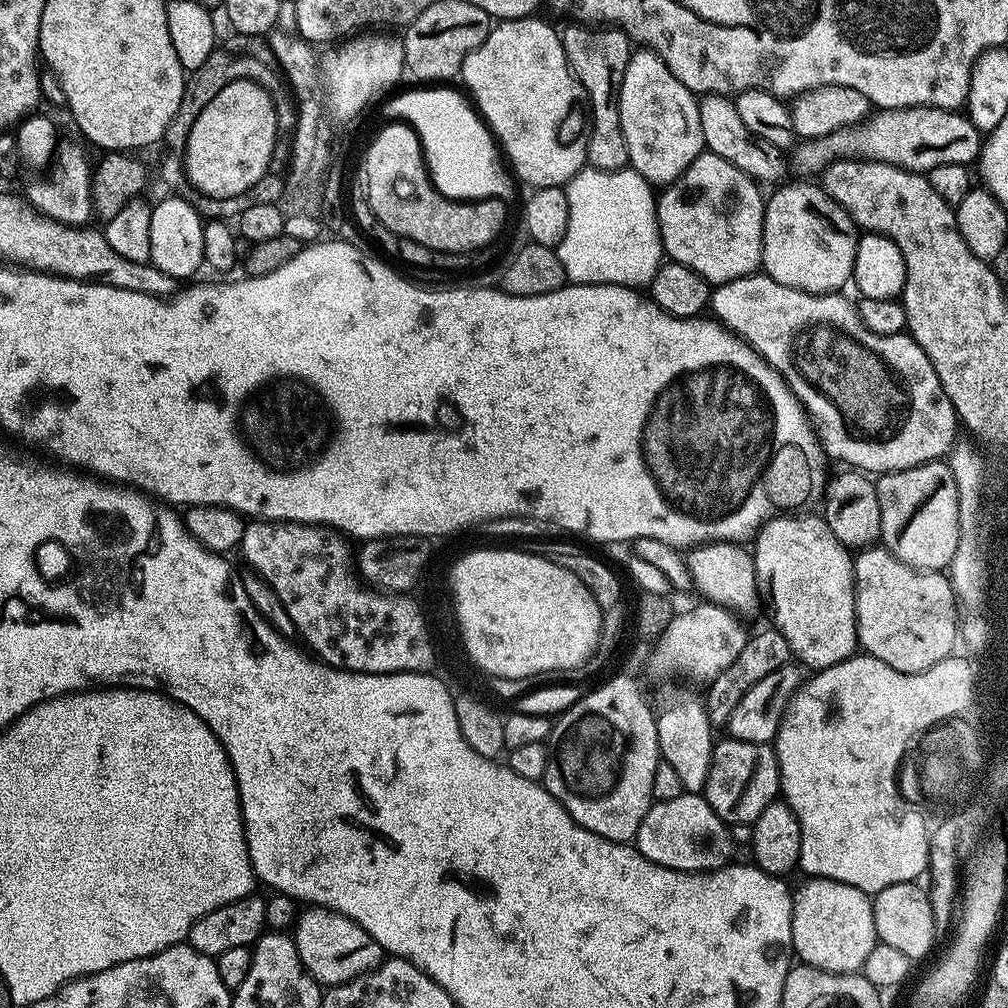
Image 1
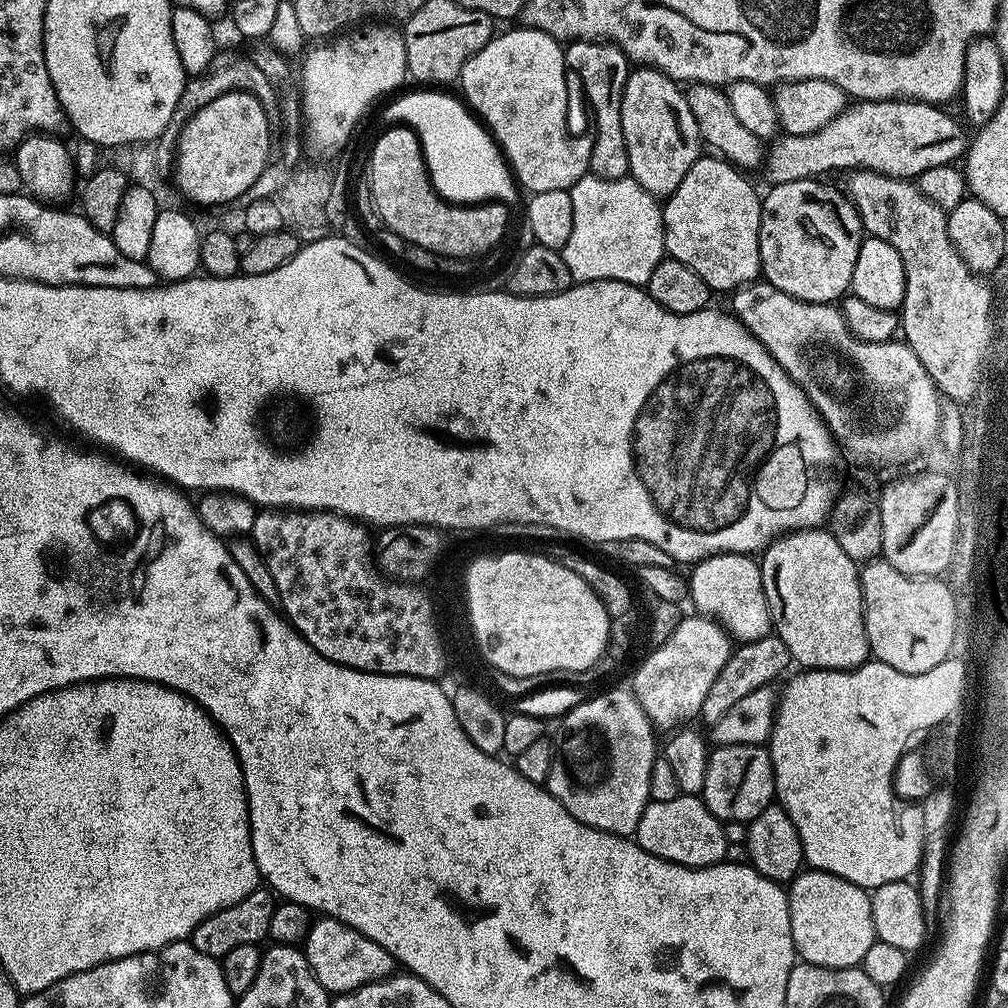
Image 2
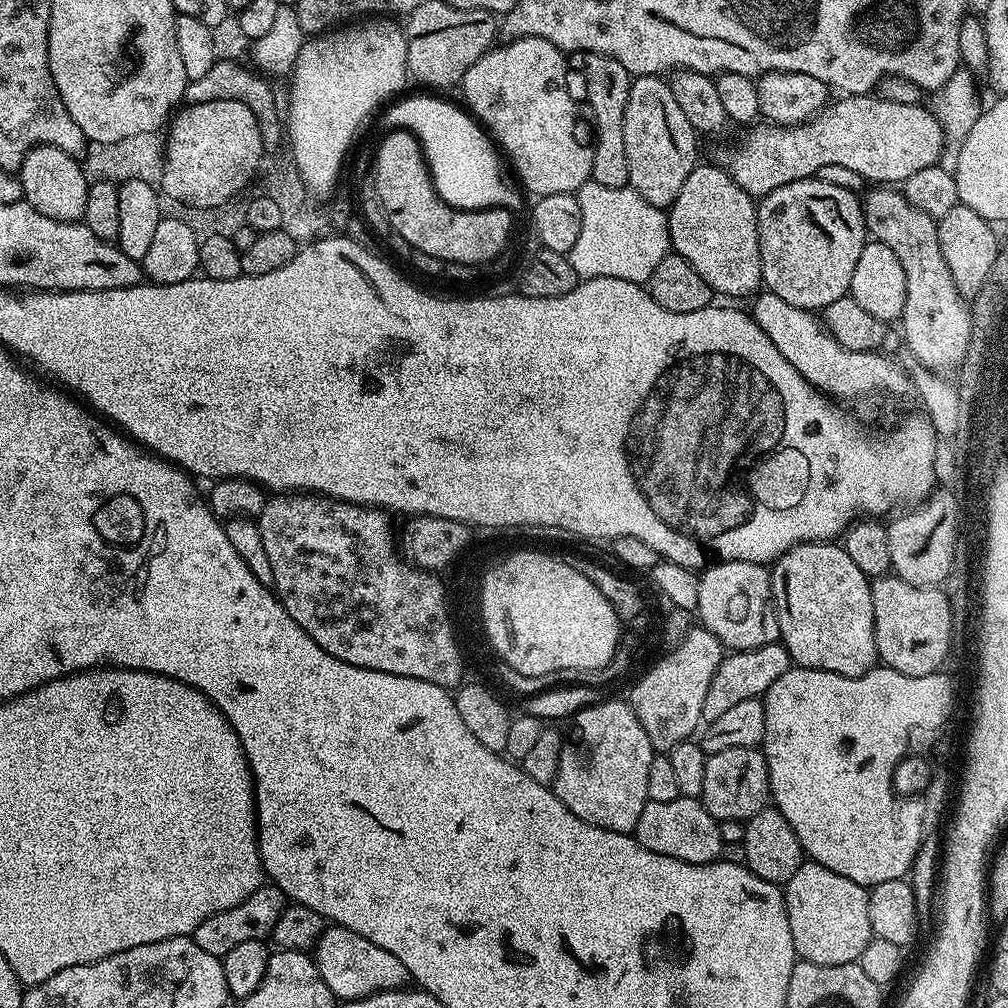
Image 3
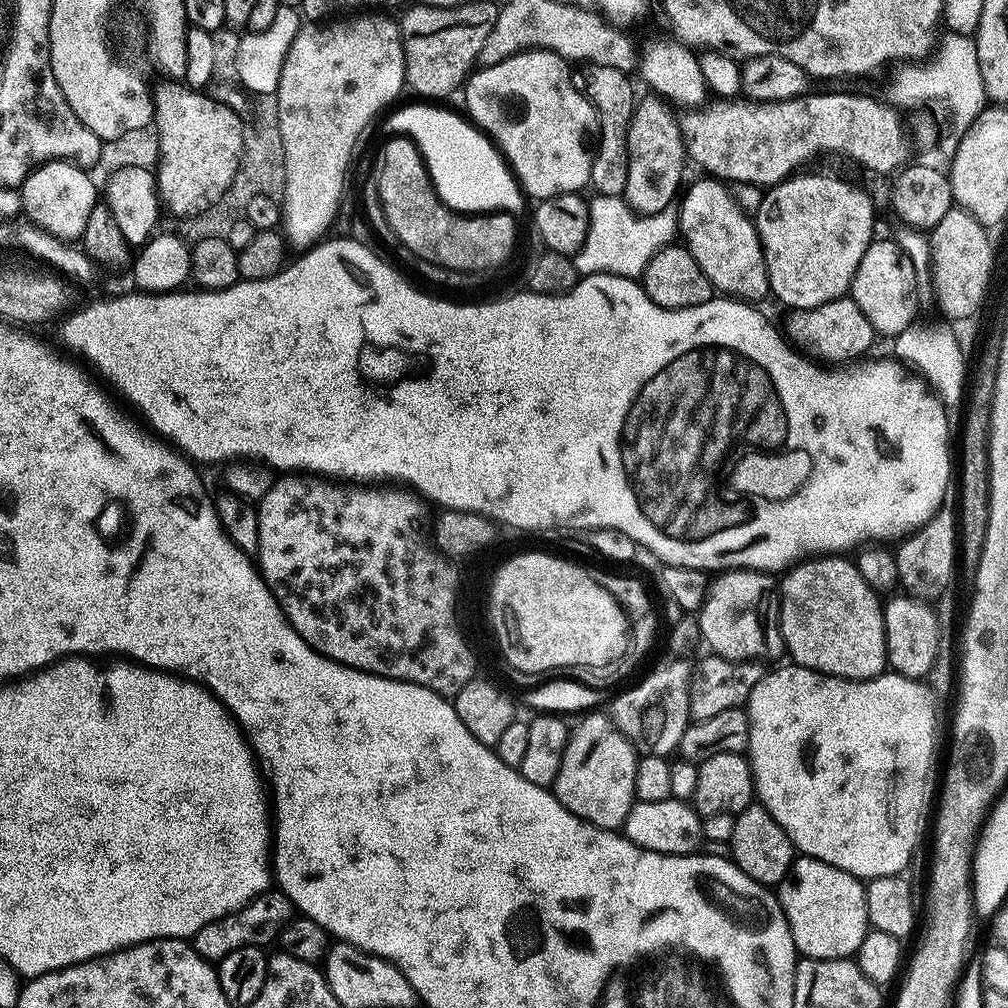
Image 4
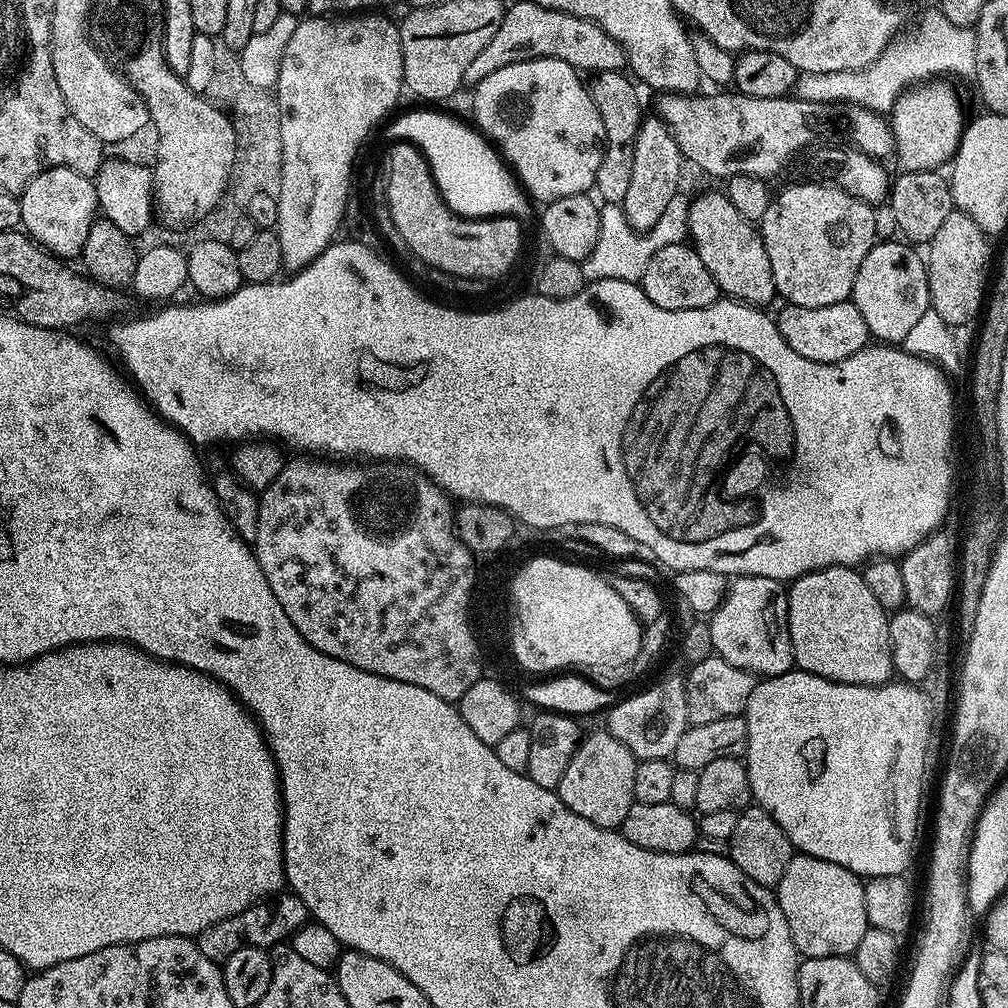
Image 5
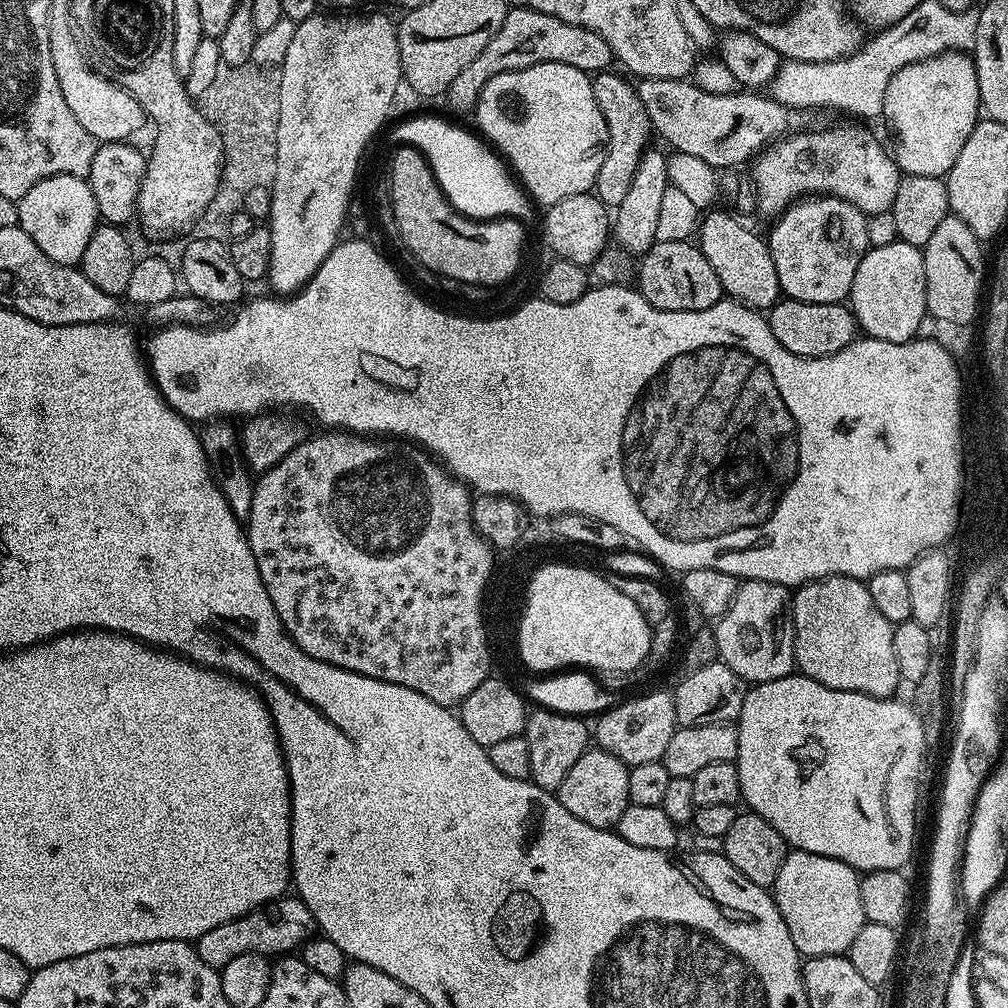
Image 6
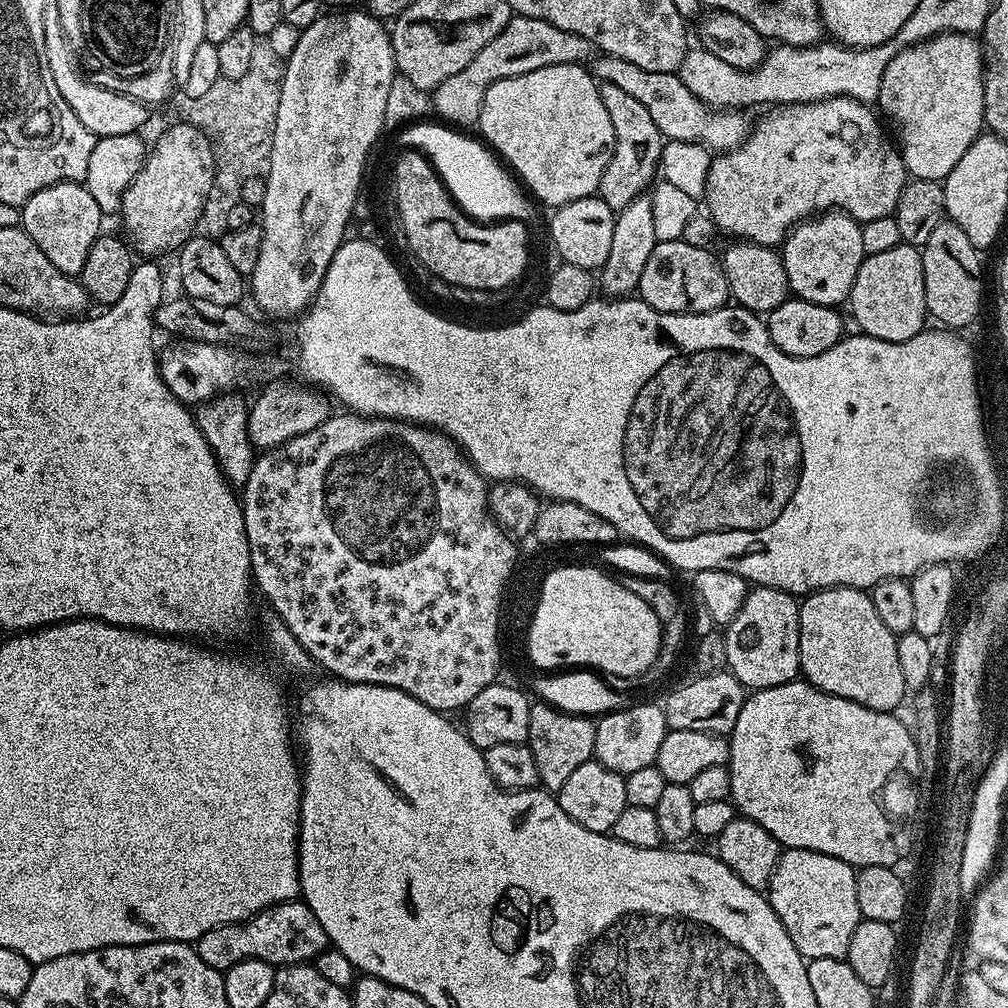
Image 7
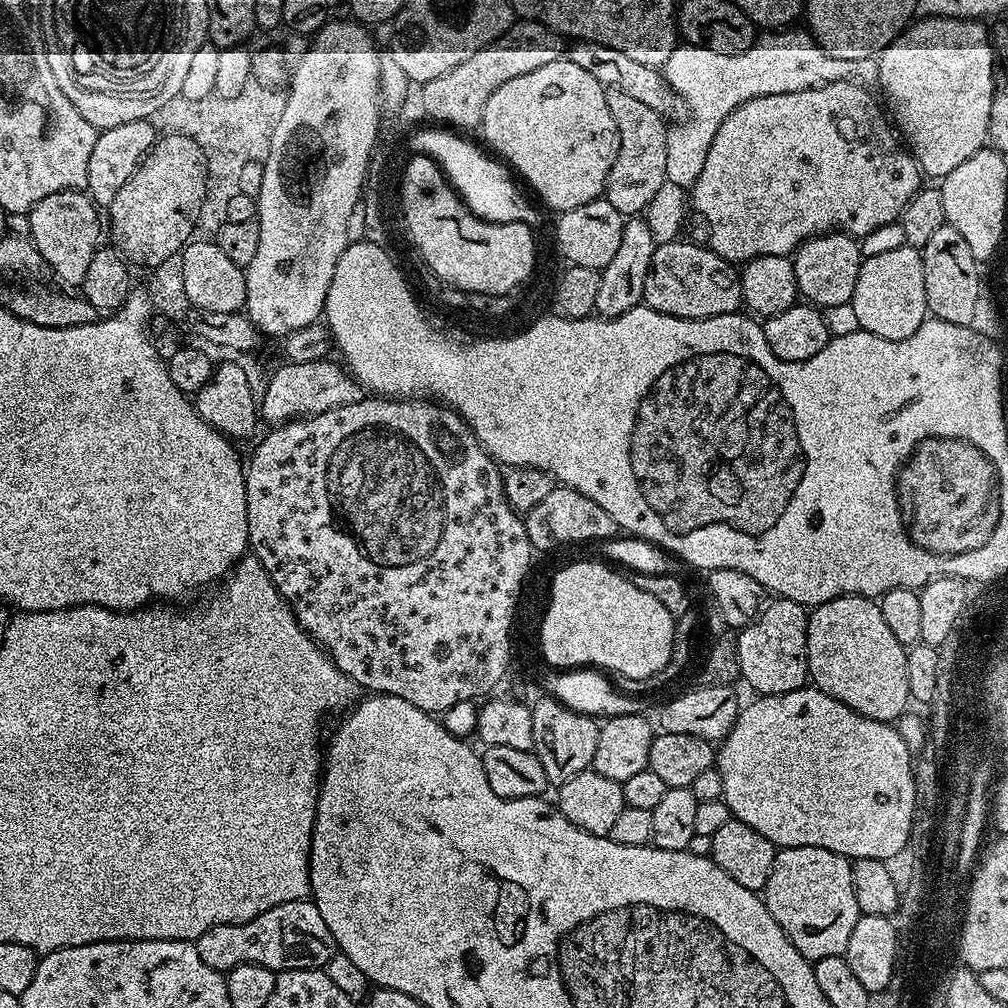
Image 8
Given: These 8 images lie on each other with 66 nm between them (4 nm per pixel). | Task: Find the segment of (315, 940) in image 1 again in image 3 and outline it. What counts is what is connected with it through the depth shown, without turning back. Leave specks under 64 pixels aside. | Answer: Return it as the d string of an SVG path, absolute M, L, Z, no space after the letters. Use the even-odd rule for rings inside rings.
M325 927L316 938L314 959L322 982L326 982L326 986L340 1002L360 1000L377 990L400 990L405 987L404 980L409 979L406 966L402 966L402 962L398 962L390 950L374 946L374 942L362 938L362 934L349 928Z

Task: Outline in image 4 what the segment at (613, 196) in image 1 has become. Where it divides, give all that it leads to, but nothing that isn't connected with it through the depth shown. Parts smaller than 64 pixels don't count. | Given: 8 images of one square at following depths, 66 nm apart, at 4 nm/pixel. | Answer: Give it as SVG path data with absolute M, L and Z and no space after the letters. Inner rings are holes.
M599 194L591 197L588 206L588 229L582 246L576 251L574 263L577 273L593 276L609 272L615 276L643 277L646 266L658 250L667 248L678 236L678 212L675 207L655 212L652 216L641 216L627 202L621 203L612 220L613 197ZM612 236L616 245L612 248Z

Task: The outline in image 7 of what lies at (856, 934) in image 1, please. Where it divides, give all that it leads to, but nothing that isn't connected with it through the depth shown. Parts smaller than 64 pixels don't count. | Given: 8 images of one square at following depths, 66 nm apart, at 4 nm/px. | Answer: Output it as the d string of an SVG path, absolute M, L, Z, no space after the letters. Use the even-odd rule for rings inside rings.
M801 848L781 851L766 889L768 905L786 926L790 942L794 942L805 961L847 957L850 938L854 938L854 930L862 919L854 890L856 874L853 865L830 854Z

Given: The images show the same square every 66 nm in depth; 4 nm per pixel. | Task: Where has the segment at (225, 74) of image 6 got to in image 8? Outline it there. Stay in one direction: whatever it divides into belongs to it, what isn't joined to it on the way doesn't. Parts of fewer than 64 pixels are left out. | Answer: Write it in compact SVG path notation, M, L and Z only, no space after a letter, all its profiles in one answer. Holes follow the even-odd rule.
M250 86L240 93L226 95L212 93L202 99L186 99L179 95L164 99L162 106L151 116L157 131L164 134L197 135L207 162L206 194L202 200L194 234L202 238L213 237L224 225L228 203L240 191L239 179L247 162L262 162L269 154L270 138L285 109L286 94L273 87Z

